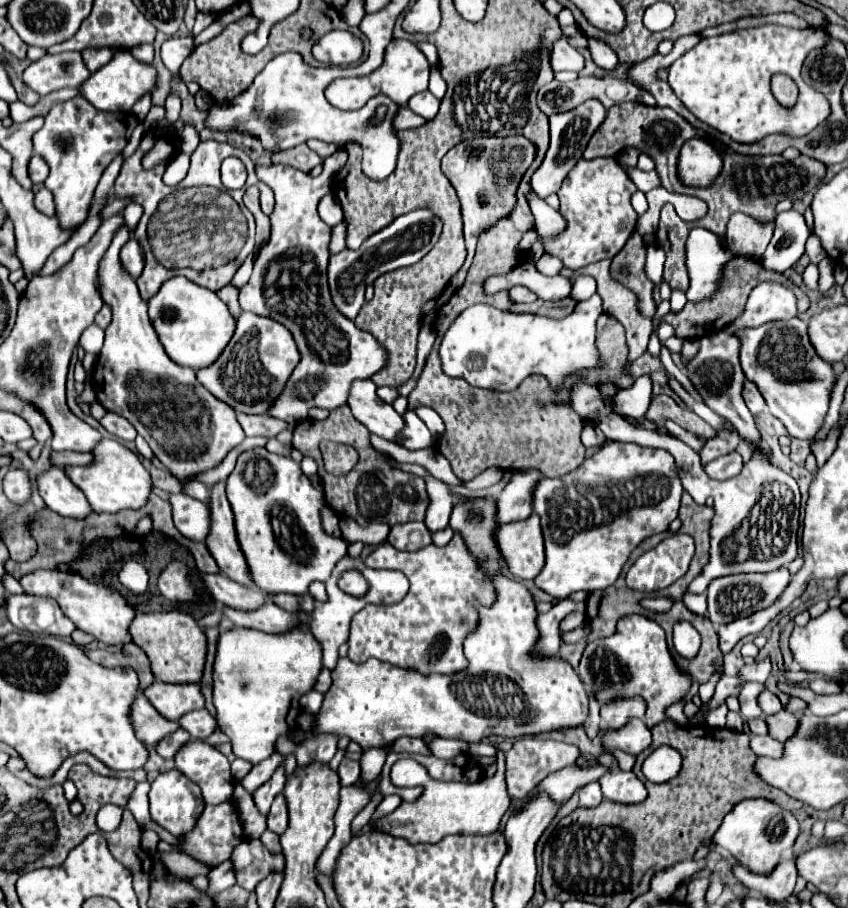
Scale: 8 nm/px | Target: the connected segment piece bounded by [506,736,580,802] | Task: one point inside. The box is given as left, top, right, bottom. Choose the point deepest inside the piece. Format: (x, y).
(531, 759)

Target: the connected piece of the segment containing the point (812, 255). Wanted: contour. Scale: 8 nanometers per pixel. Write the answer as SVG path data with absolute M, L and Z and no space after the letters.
M810 234L806 245L805 253L808 255L810 262L818 265L819 263L819 238L814 234Z

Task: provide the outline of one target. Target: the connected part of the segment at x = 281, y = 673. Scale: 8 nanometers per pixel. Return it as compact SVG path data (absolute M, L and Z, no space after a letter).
M298 614L304 622L300 628L288 634L266 634L260 630L234 628L220 634L218 652L214 662L214 706L218 710L218 728L232 740L234 754L255 765L274 754L274 742L278 736L288 736L296 728L300 714L300 696L312 690L316 676L322 670L322 648L308 628L308 616Z

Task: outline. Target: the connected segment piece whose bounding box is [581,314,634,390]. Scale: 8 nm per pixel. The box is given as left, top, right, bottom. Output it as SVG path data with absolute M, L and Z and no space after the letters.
M610 314L598 318L598 350L604 354L604 366L581 372L589 384L596 387L600 383L613 381L618 390L630 388L634 378L628 364L628 346L624 338L624 326Z

